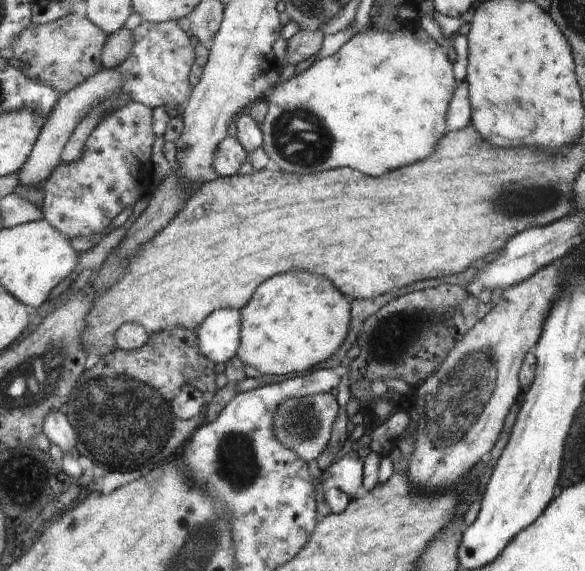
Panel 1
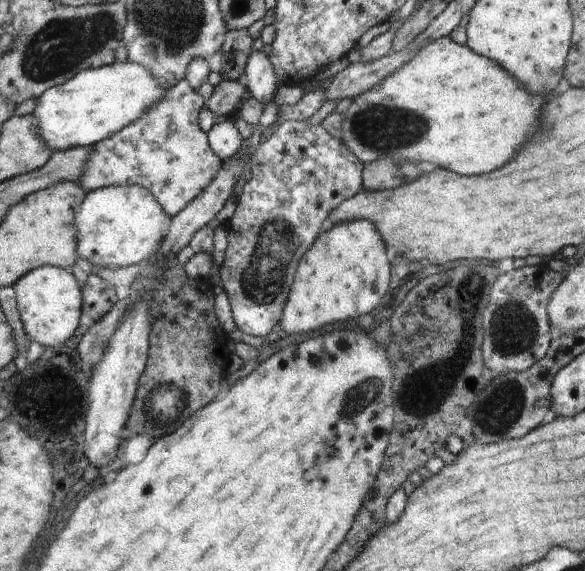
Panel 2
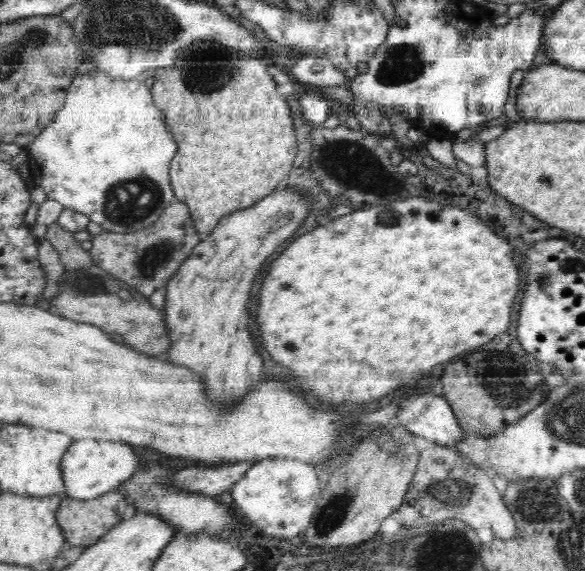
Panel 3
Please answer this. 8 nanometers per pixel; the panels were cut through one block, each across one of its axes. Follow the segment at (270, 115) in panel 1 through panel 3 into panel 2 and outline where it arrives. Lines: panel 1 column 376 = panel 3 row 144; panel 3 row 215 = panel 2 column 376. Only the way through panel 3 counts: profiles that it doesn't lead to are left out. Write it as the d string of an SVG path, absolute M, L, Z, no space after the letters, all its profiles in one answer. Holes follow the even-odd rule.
M449 36L434 40L430 44L426 44L424 50L418 50L416 56L404 64L400 70L394 72L394 76L390 74L384 84L368 90L364 94L355 96L352 100L352 104L347 107L347 110L342 112L342 116L346 116L342 128L338 128L336 135L340 136L340 140L344 140L344 146L348 146L358 158L362 164L368 164L374 161L390 162L394 164L402 164L404 162L418 162L418 164L424 165L430 168L430 164L436 164L436 166L442 166L446 170L452 170L456 174L468 174L468 176L474 176L474 174L486 174L486 172L492 172L496 168L500 168L502 164L506 164L510 158L516 156L516 150L520 148L520 144L526 142L526 136L534 130L538 130L538 112L542 114L544 106L548 104L548 96L538 96L536 92L528 92L508 70L502 68L500 64L496 64L496 61L480 56L479 53L474 52L468 45L458 46L458 43L452 42Z

